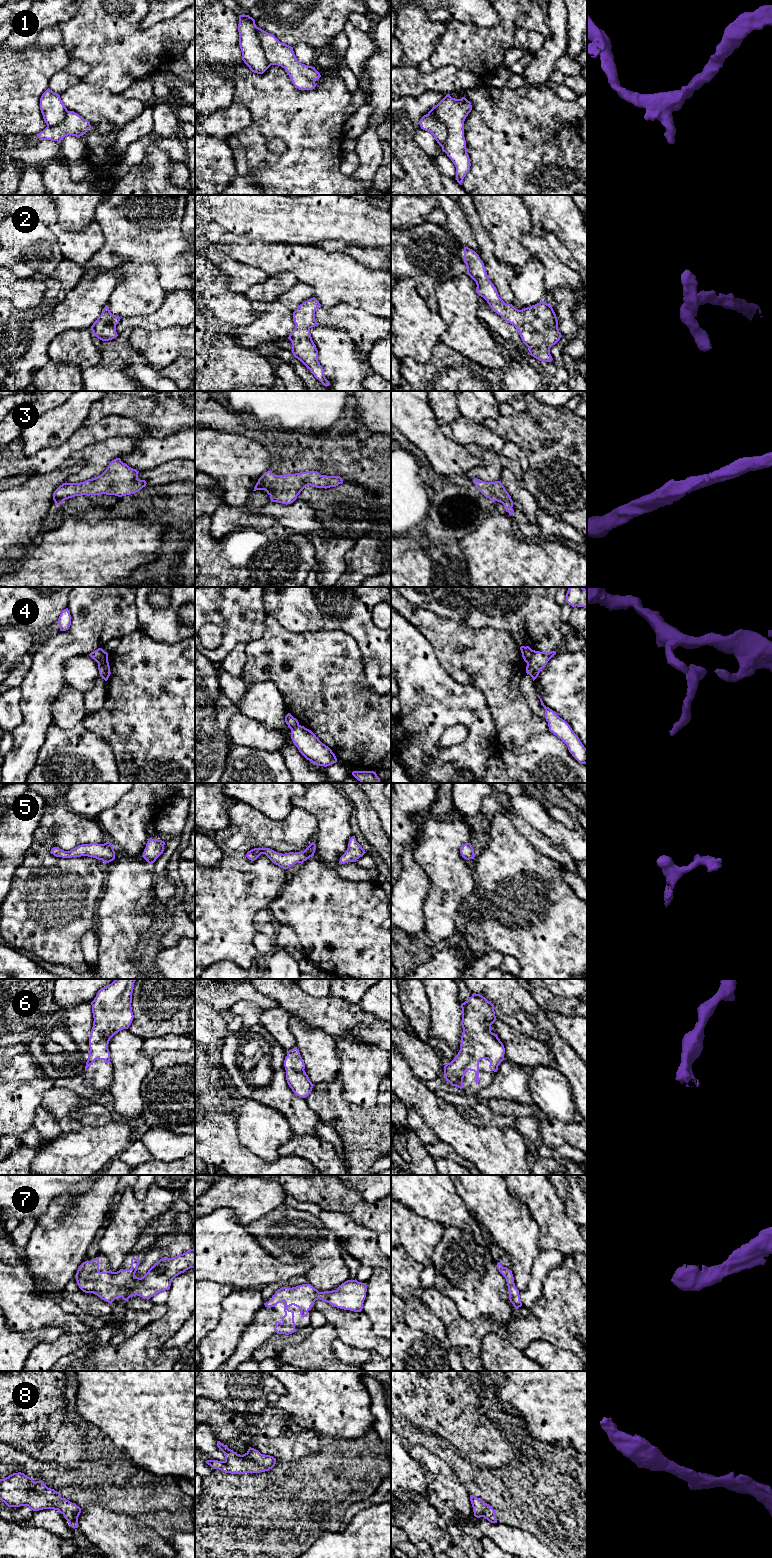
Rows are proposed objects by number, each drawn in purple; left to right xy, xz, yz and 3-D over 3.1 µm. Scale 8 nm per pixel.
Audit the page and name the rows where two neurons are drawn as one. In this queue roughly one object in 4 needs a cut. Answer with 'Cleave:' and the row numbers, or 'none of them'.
Cleave: 1, 4

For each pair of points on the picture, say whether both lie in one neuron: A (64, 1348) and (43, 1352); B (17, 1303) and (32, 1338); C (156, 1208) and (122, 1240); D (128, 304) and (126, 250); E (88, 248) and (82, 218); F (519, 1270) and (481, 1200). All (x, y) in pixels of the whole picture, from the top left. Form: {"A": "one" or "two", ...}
{"A": "one", "B": "two", "C": "one", "D": "two", "E": "two", "F": "one"}

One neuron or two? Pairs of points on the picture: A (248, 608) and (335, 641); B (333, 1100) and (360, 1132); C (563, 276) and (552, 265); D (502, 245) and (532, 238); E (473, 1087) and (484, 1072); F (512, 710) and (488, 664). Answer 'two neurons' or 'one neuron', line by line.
A: two neurons
B: one neuron
C: one neuron
D: two neurons
E: one neuron
F: one neuron

